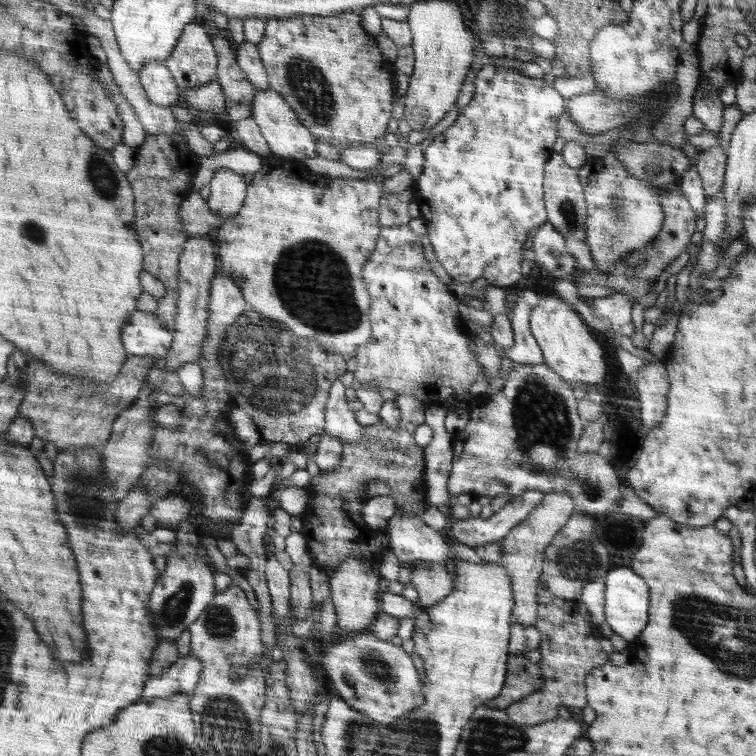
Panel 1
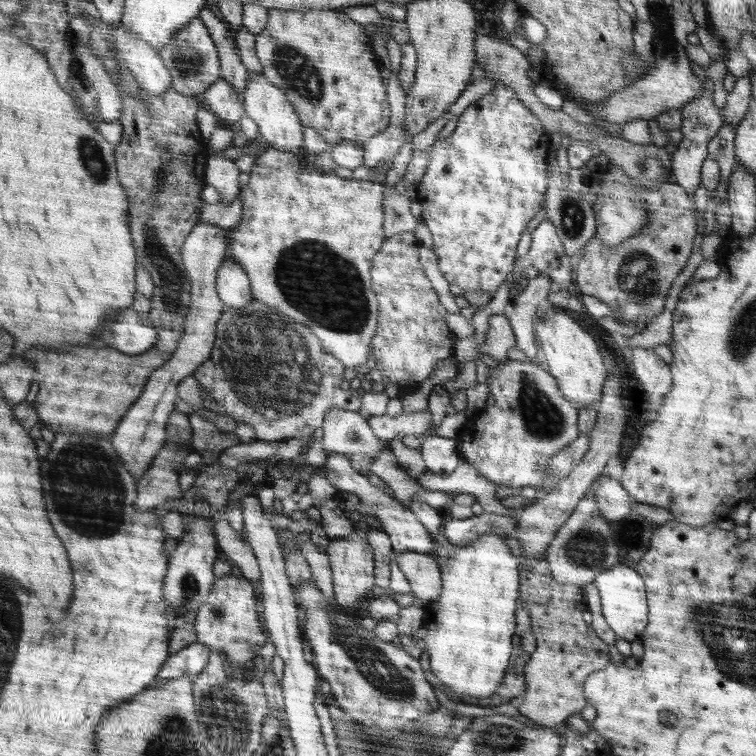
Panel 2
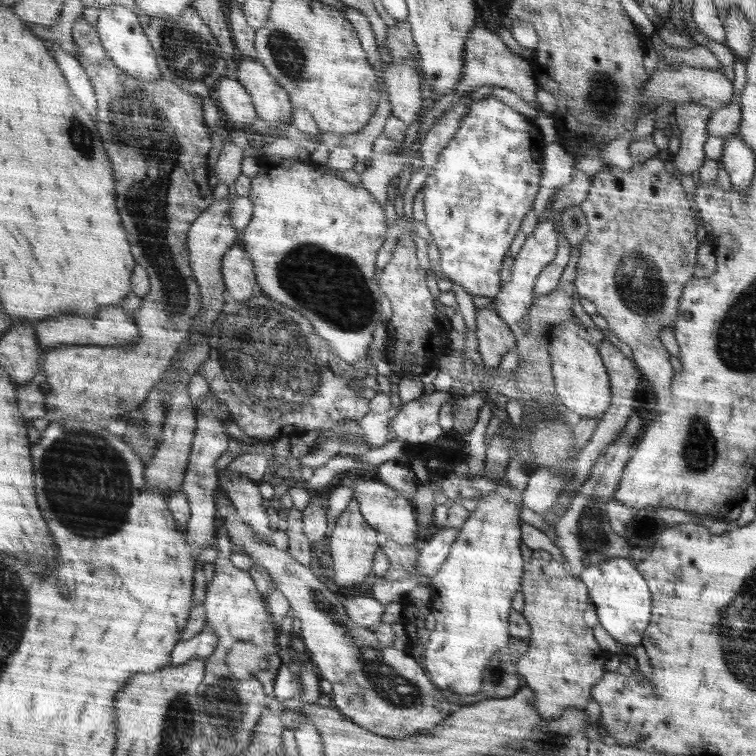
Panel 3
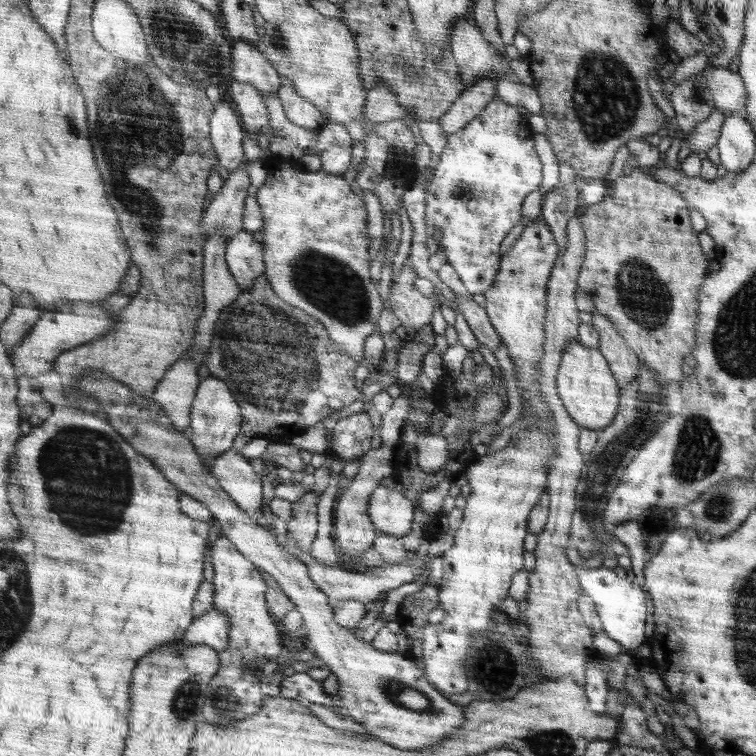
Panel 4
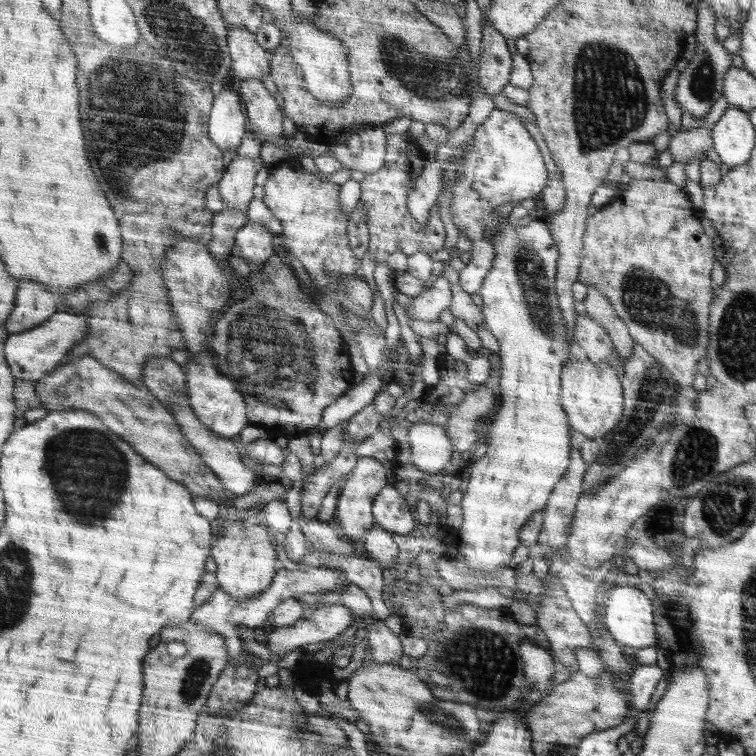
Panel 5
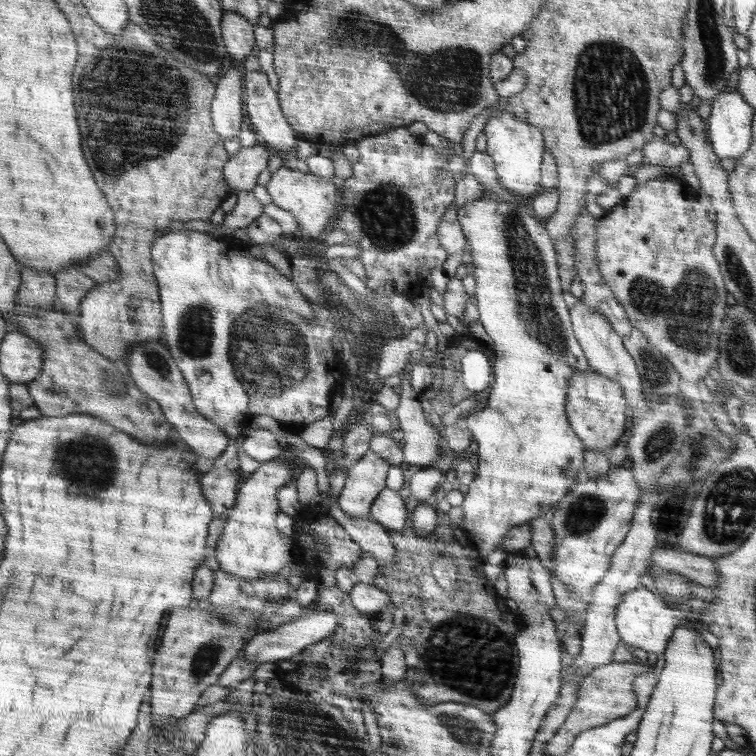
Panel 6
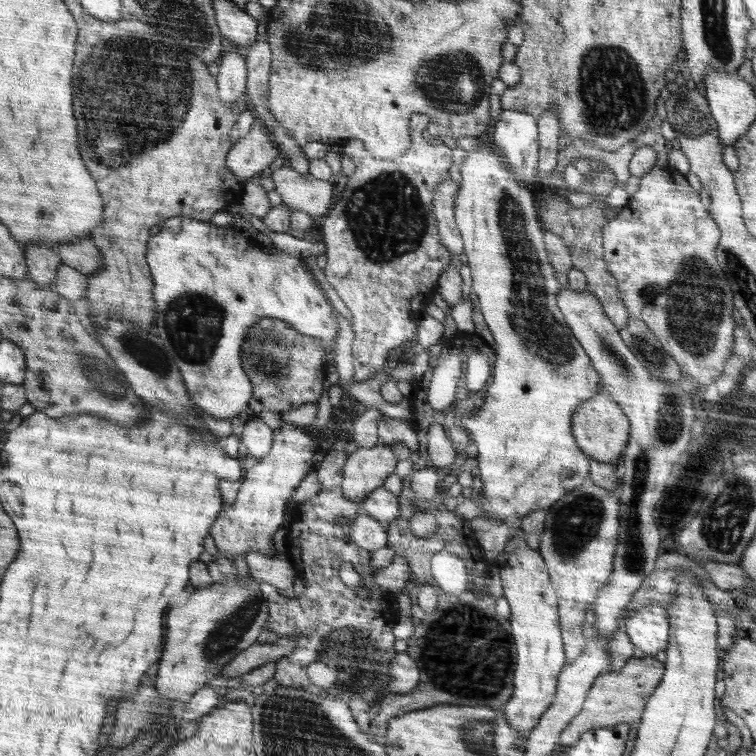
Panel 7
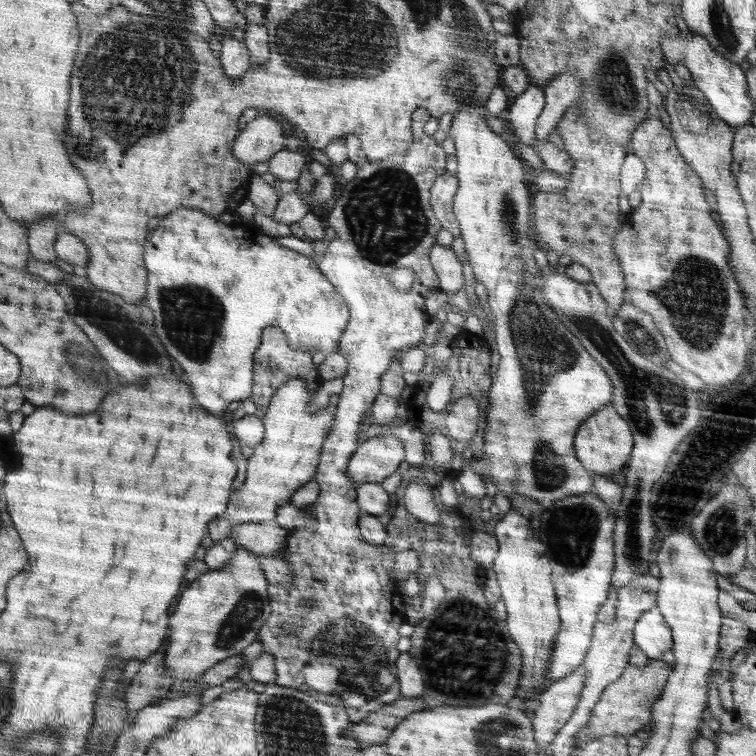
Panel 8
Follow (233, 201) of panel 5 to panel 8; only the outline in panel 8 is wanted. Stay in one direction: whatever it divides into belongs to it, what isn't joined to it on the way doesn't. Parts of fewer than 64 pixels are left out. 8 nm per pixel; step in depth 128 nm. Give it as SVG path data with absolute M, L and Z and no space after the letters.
M262 112L240 132L235 144L235 157L248 166L269 161L284 146L286 124L267 112Z

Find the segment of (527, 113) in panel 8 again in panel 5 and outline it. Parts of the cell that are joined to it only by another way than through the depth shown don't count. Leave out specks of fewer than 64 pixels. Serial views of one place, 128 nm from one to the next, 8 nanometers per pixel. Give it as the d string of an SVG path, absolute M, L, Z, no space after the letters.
M497 108L492 111L464 147L468 148L466 155L449 158L442 190L446 187L451 189L452 222L456 224L459 232L466 233L474 244L472 250L467 253L471 255L471 259L459 272L459 285L466 292L474 294L482 288L495 260L495 247L491 238L497 233L497 228L506 222L506 218L496 216L492 208L498 208L506 202L532 199L532 196L547 188L548 170L534 138L526 132L524 124L518 122L518 116L514 116L510 111Z

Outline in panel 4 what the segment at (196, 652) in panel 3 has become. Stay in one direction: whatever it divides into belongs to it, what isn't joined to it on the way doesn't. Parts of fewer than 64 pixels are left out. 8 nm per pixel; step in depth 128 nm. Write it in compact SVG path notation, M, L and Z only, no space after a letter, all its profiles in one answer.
M211 607L206 610L206 614L196 617L192 622L184 633L181 645L185 649L192 645L205 644L222 652L228 646L231 626L231 618L227 614Z

